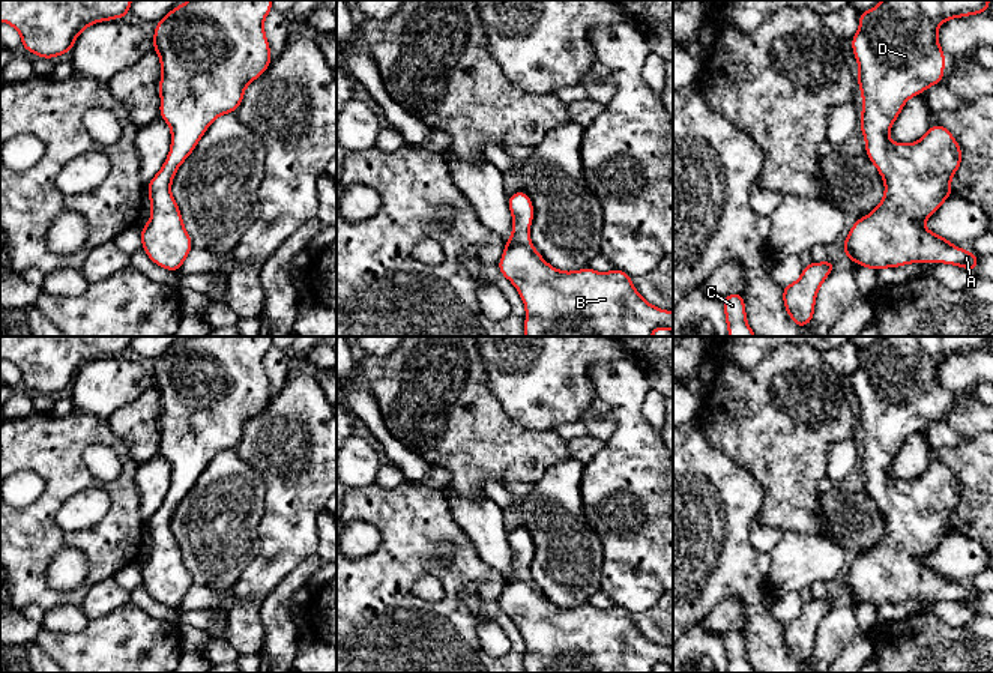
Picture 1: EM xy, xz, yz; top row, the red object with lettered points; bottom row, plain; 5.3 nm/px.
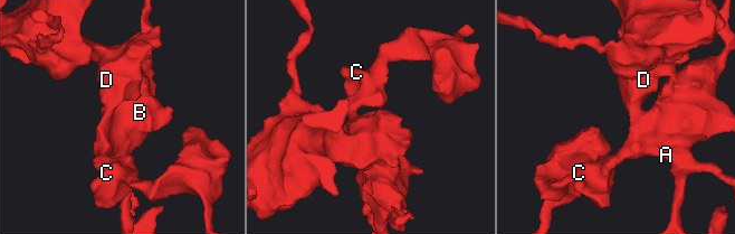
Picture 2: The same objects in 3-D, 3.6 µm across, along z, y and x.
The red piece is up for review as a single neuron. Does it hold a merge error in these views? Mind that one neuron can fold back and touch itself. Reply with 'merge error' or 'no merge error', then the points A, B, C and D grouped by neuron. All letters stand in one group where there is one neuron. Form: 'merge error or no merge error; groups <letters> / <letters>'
no merge error; groups A B C D

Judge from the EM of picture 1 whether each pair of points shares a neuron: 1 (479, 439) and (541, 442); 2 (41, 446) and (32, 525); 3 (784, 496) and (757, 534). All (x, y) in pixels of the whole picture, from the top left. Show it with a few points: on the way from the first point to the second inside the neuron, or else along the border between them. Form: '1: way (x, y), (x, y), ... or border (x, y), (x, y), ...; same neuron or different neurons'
1: way (494, 442), (526, 442); same neuron
2: way (53, 466), (53, 497), (47, 505); same neuron
3: border (757, 517), (763, 526), (775, 526), (783, 532); different neurons

